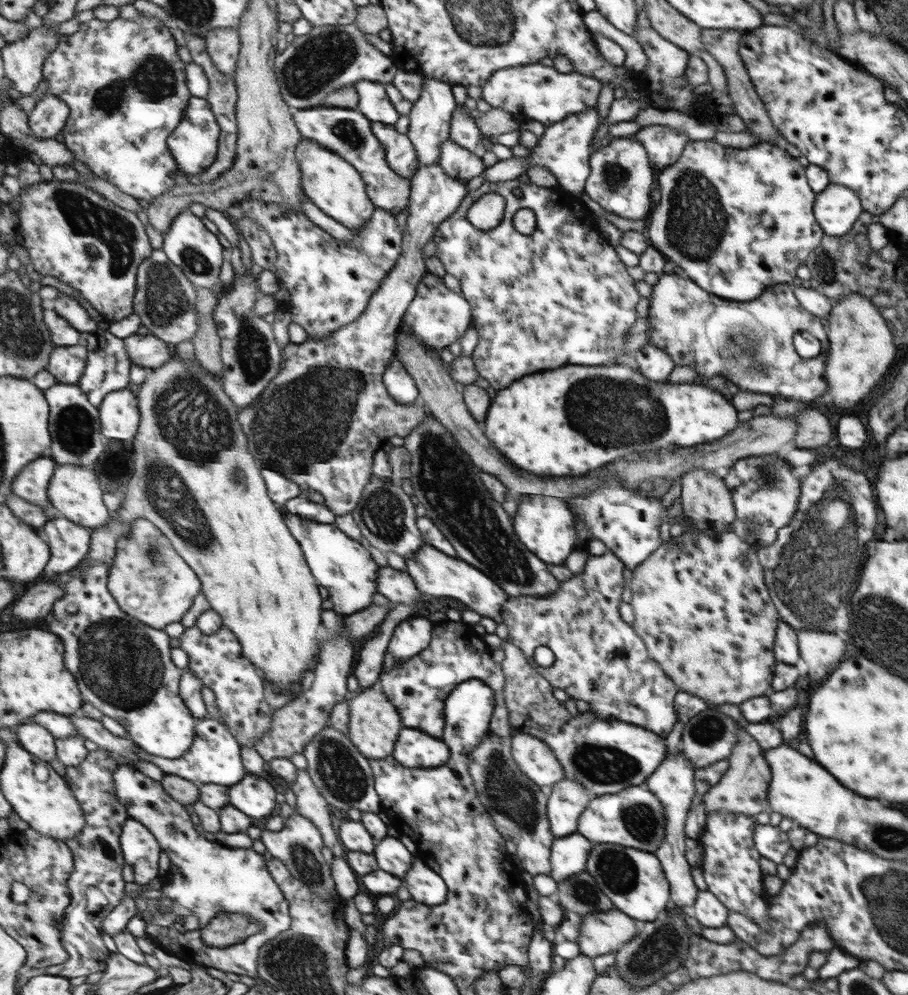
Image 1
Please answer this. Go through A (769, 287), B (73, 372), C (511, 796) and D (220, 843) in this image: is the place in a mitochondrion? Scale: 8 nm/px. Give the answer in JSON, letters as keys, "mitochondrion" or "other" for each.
{"A":"other","B":"other","C":"mitochondrion","D":"other"}

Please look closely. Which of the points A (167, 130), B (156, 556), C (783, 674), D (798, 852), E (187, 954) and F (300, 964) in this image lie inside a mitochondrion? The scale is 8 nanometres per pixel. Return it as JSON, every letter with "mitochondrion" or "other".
{"A":"other","B":"mitochondrion","C":"other","D":"other","E":"other","F":"mitochondrion"}

